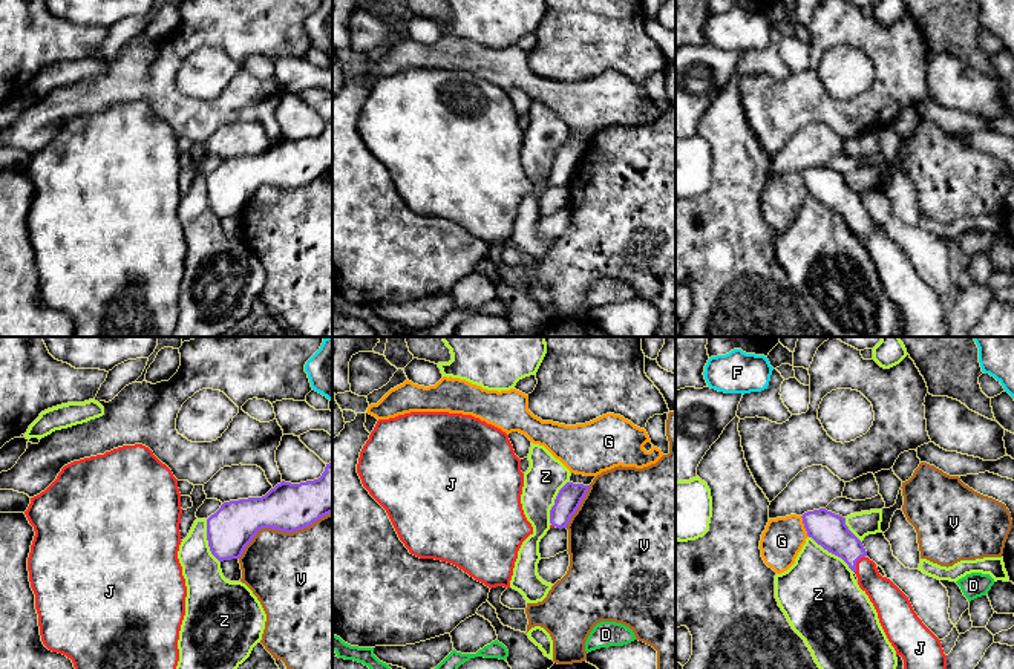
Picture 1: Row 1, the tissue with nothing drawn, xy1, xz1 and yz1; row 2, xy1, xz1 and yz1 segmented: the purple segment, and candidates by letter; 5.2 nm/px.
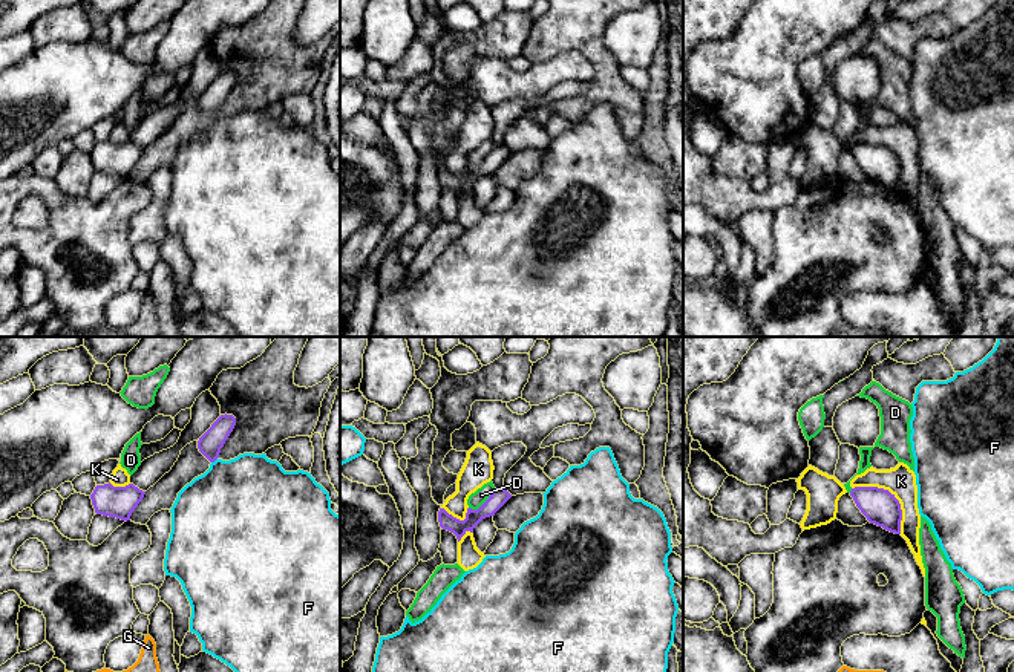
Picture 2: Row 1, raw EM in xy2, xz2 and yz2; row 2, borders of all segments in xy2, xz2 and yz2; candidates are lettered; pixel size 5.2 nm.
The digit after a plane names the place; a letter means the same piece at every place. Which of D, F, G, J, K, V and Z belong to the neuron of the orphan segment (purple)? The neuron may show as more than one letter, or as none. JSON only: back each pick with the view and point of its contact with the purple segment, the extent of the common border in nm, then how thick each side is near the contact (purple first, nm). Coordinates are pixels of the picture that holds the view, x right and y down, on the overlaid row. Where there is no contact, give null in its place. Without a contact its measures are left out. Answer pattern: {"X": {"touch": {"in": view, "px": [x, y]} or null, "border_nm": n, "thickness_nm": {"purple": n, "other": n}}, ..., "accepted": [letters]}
{"J": {"touch": {"in": "yz1", "px": [855, 564]}, "border_nm": 110, "thickness_nm": {"purple": 190, "other": 160}}, "accepted": ["J"]}

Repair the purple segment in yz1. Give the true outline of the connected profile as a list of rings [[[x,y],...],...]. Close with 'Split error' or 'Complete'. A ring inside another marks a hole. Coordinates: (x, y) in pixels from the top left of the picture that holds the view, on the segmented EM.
[[[826,508],[807,511],[803,516],[807,536],[829,553],[841,557],[856,574],[859,588],[873,603],[879,623],[896,651],[904,660],[904,669],[947,669],[947,655],[940,640],[922,623],[908,597],[887,577],[882,577],[876,563],[867,557],[862,542],[849,530],[846,517]]]. Split error

